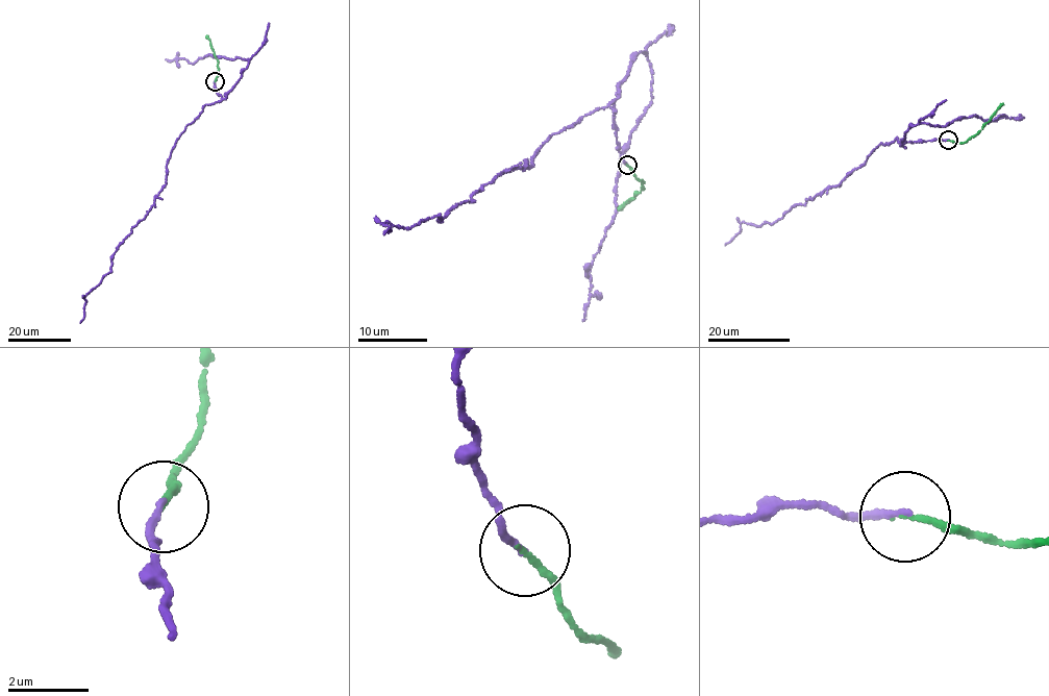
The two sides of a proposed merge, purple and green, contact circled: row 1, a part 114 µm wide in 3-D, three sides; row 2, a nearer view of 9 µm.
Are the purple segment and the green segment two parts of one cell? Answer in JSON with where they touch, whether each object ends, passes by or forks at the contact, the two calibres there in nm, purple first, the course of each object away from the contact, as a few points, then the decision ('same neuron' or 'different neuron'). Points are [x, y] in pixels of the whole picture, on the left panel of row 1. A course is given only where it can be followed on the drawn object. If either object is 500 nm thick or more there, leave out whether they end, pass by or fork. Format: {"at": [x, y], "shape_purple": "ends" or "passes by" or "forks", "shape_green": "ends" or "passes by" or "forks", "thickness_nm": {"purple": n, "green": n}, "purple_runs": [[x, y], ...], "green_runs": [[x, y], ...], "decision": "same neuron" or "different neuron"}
{"at": [215, 81], "shape_purple": "ends", "shape_green": "ends", "thickness_nm": {"purple": 160, "green": 140}, "purple_runs": [[215, 81], [221, 100], [205, 104], [175, 143], [166, 183], [120, 245], [109, 273], [86, 294], [80, 323]], "green_runs": [[215, 81], [218, 63], [206, 35]], "decision": "same neuron"}

